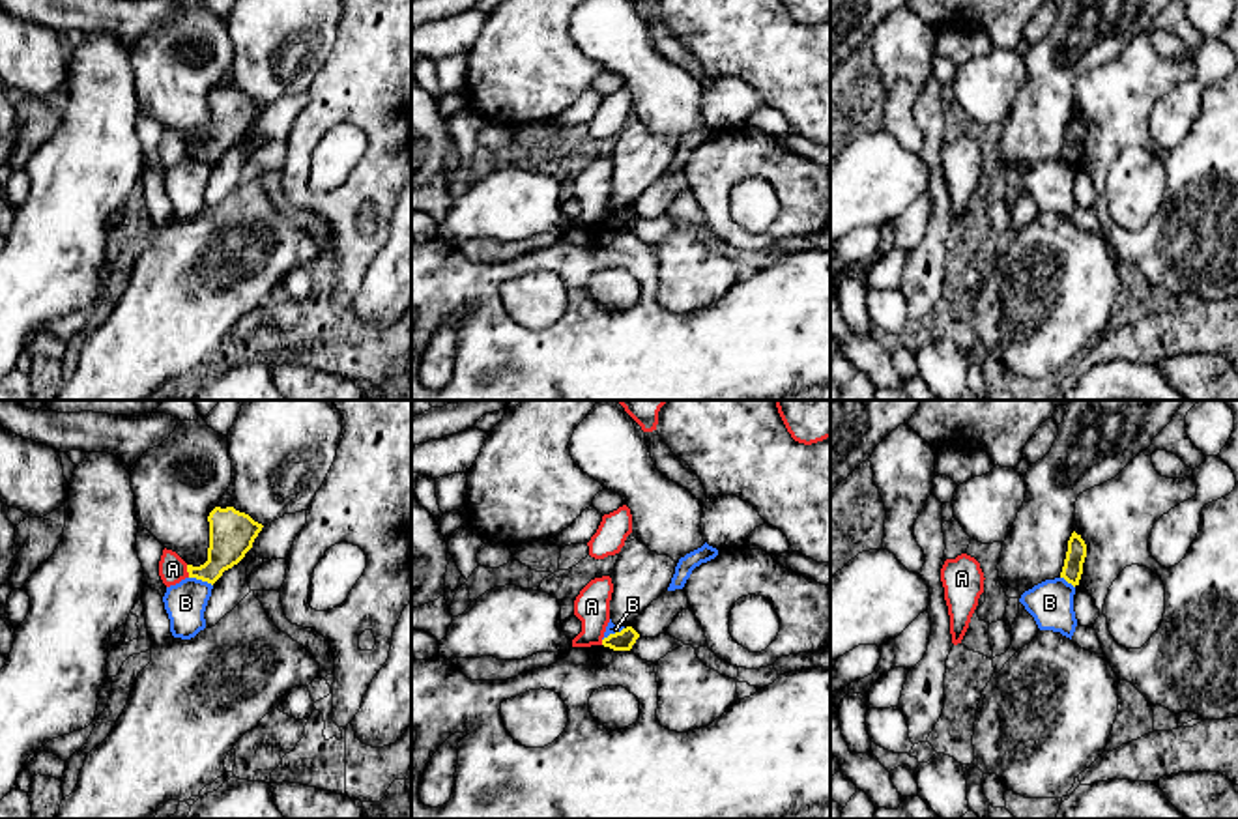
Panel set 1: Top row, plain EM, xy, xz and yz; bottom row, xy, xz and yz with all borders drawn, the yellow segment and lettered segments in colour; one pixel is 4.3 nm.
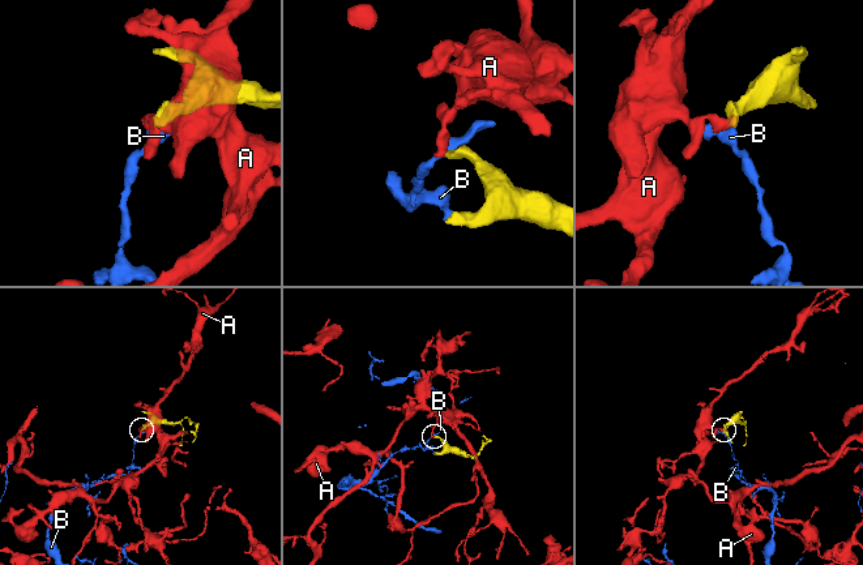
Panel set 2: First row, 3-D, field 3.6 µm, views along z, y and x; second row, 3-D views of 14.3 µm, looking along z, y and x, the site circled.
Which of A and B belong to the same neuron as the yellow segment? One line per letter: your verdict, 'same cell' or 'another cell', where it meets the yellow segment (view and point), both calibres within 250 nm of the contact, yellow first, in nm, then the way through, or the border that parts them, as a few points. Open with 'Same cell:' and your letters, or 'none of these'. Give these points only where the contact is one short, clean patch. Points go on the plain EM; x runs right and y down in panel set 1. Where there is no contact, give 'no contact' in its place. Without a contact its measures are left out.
Same cell: none of these
A: another cell | xy (187, 152) | 190/120 nm | along xy (186, 146), (189, 158)
B: another cell | xy (201, 159) | 190/180 nm | along xy (189, 158), (206, 161), (212, 167)

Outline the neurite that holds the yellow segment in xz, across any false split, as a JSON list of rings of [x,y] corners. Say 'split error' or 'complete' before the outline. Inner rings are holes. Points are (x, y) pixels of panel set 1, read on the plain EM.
complete; [[[626,208],[621,213],[604,219],[602,226],[613,232],[630,232],[638,219],[640,215],[632,208]]]

